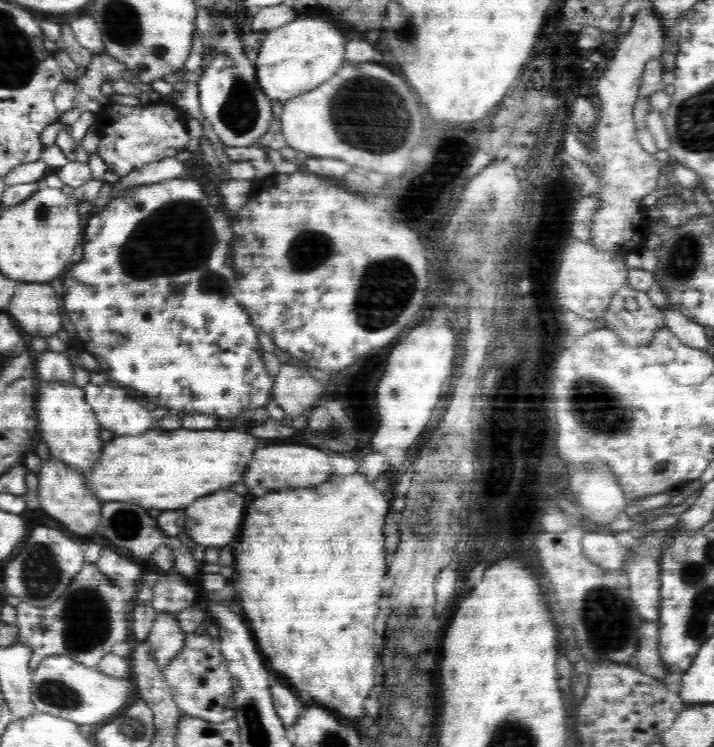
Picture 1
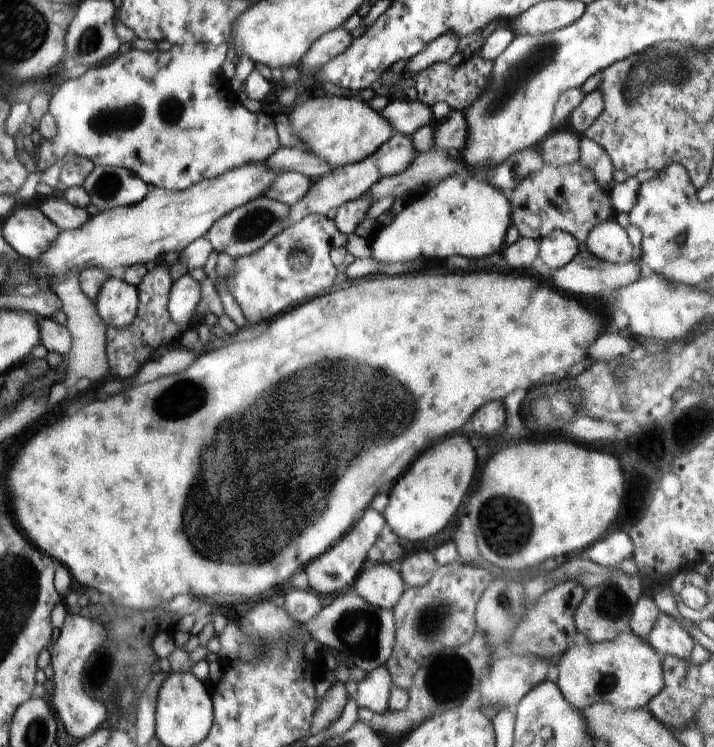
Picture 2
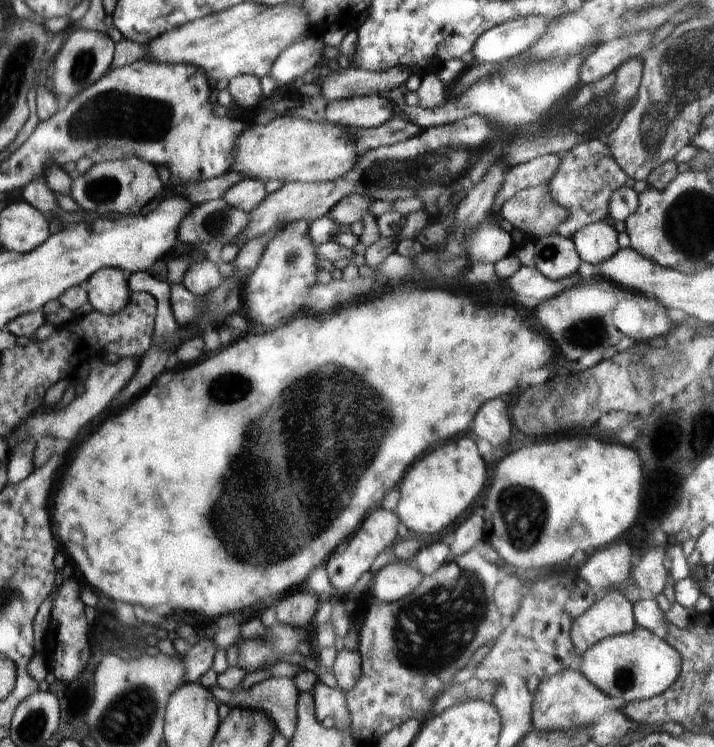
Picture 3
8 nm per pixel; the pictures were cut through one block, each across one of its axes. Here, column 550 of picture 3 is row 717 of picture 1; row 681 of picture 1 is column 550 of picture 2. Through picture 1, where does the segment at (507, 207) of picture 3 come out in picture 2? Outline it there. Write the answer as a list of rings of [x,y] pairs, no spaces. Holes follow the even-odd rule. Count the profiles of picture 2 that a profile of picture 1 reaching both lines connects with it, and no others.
[[[580,161],[560,168],[543,166],[538,172],[530,174],[518,183],[518,186],[512,190],[508,197],[511,208],[511,224],[518,228],[521,237],[537,241],[541,241],[552,230],[558,229],[574,236],[583,246],[592,228],[600,222],[610,220],[614,214],[609,193],[602,190],[602,186],[596,182],[592,170],[586,168]]]

